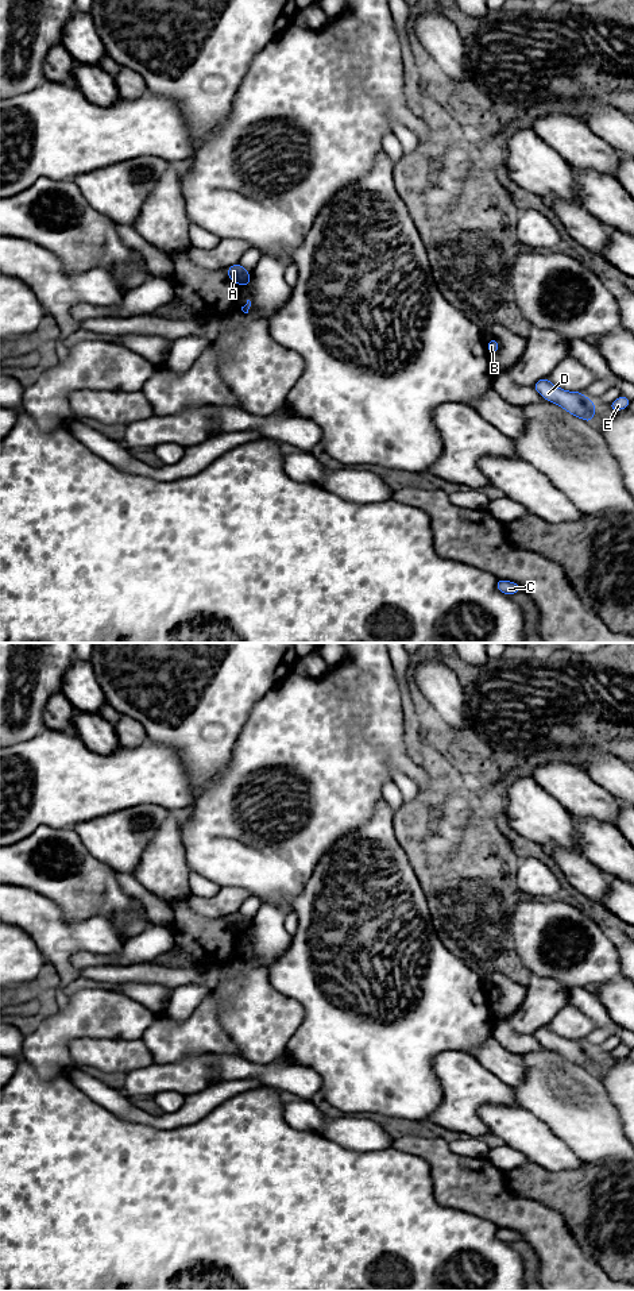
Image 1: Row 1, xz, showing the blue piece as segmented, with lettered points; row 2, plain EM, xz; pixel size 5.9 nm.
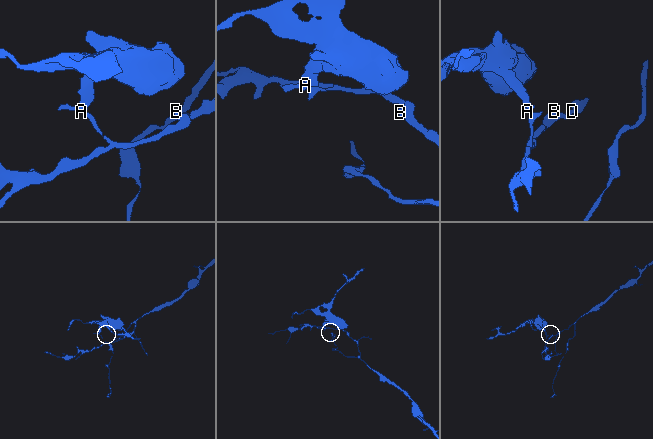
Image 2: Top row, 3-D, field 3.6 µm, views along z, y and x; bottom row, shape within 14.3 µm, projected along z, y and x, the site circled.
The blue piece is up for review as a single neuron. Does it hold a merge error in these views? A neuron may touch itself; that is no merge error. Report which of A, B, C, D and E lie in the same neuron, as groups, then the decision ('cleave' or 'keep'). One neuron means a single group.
A / B C D E | cleave

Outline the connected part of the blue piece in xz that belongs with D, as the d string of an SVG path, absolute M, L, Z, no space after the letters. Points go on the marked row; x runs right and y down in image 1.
M548 378L537 381L533 388L542 396L542 398L560 405L573 416L592 423L596 408L594 401L587 398L583 393L567 392L556 388Z

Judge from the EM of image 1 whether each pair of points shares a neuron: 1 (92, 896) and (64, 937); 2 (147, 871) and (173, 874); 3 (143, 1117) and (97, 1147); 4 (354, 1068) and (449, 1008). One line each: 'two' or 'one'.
1: two
2: one
3: two
4: one

